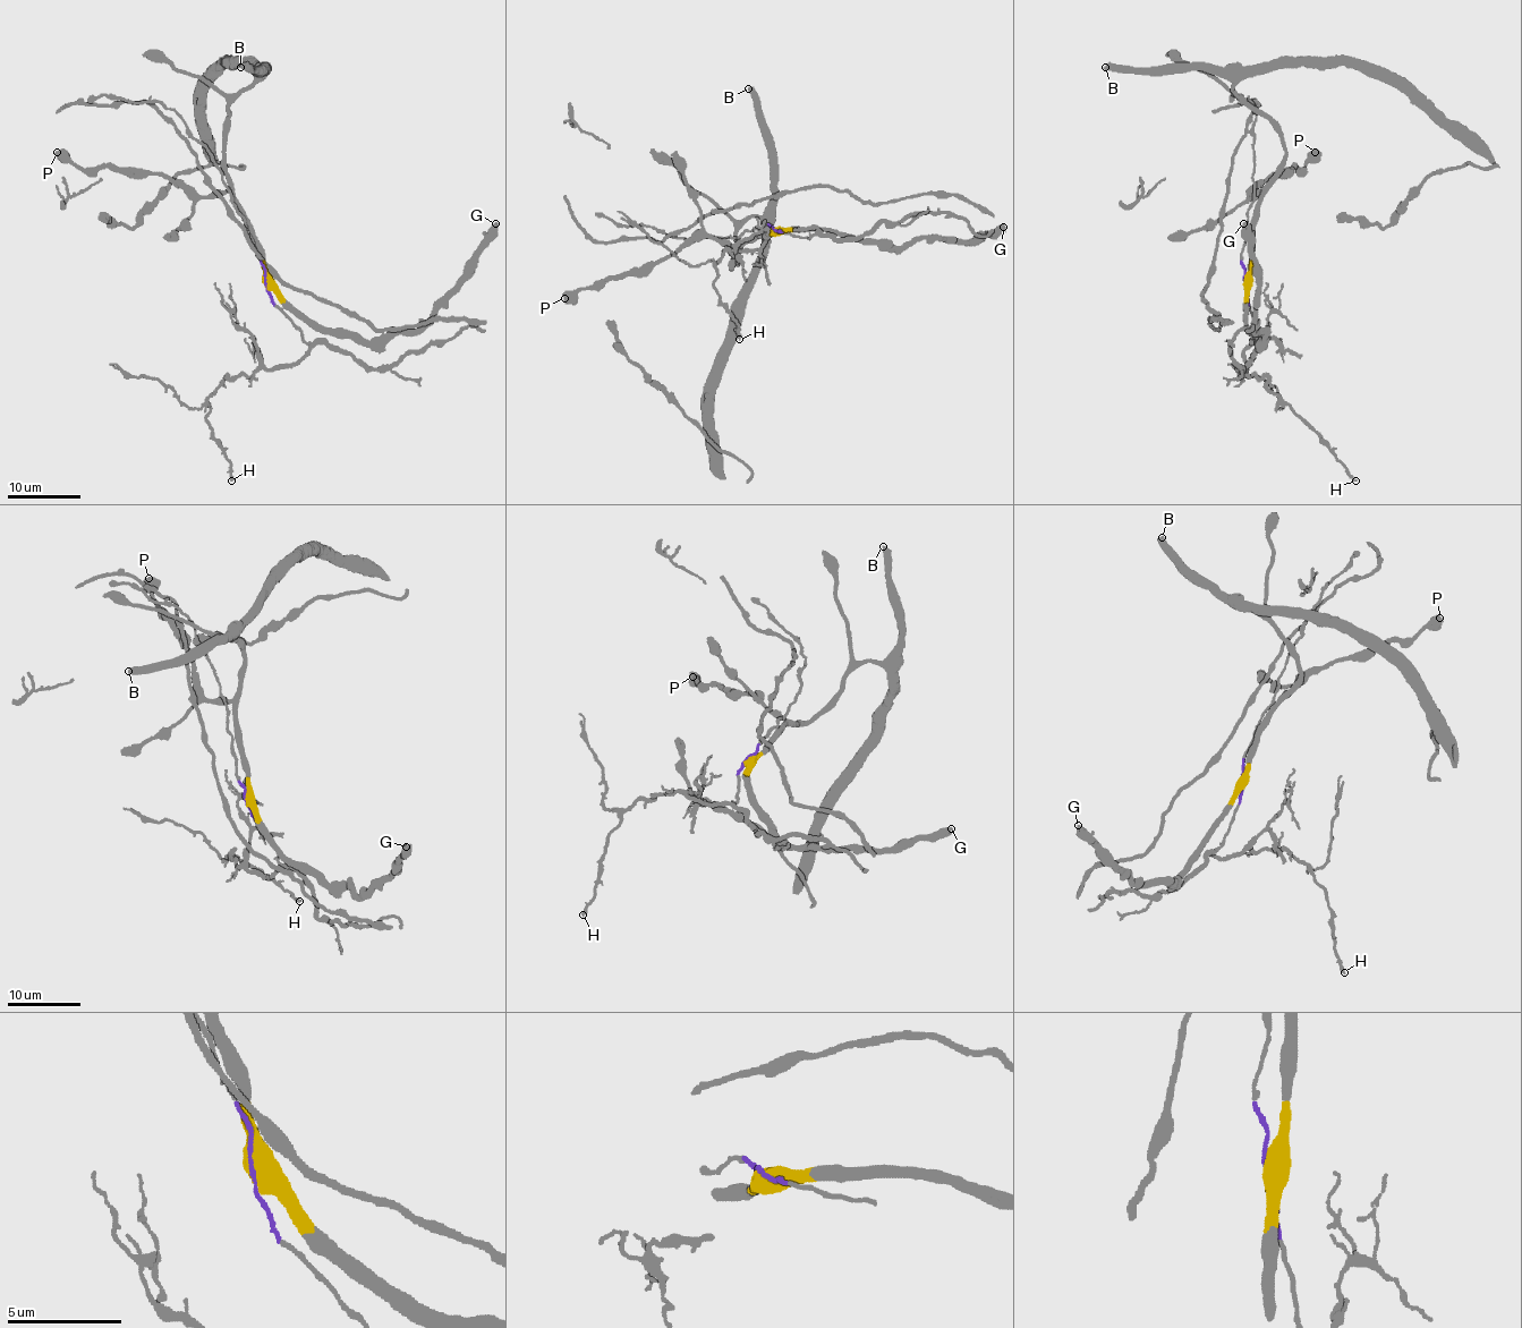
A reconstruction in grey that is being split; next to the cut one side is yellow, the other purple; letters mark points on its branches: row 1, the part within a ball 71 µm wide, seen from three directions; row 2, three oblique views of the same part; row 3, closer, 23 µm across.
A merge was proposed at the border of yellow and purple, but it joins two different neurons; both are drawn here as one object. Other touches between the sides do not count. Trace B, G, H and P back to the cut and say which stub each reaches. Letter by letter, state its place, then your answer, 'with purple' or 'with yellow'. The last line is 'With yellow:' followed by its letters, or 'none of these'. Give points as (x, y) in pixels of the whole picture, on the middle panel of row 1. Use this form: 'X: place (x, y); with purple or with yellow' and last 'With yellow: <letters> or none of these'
B: place (748, 88); with yellow
G: place (1003, 227); with yellow
H: place (739, 339); with purple
P: place (564, 298); with yellow
With yellow: B, G, P

